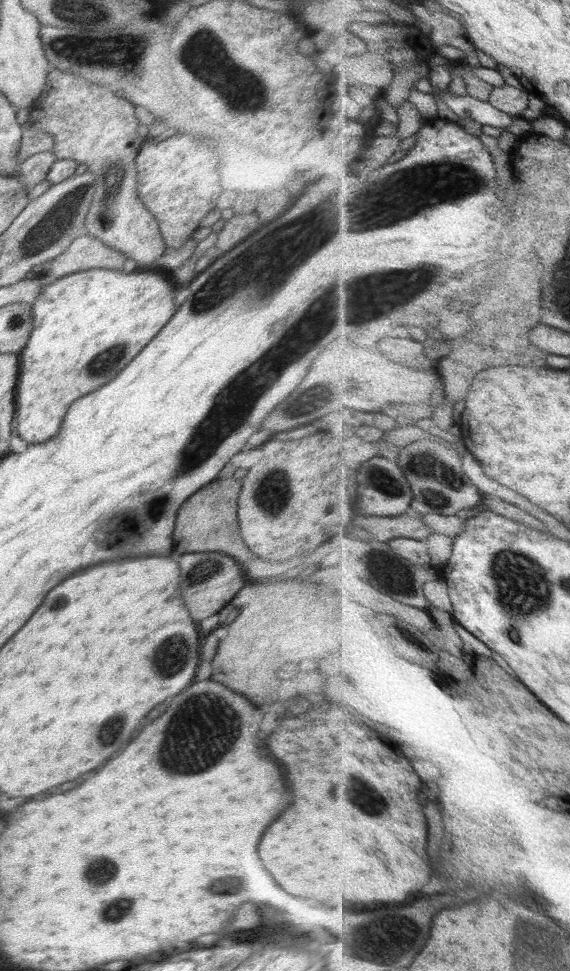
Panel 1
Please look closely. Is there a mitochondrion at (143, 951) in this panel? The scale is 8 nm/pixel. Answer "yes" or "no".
no

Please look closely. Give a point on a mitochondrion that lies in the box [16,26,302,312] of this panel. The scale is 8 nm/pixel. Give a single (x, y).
(124, 51)

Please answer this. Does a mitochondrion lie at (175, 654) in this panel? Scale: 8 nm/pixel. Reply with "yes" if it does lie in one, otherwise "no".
yes

